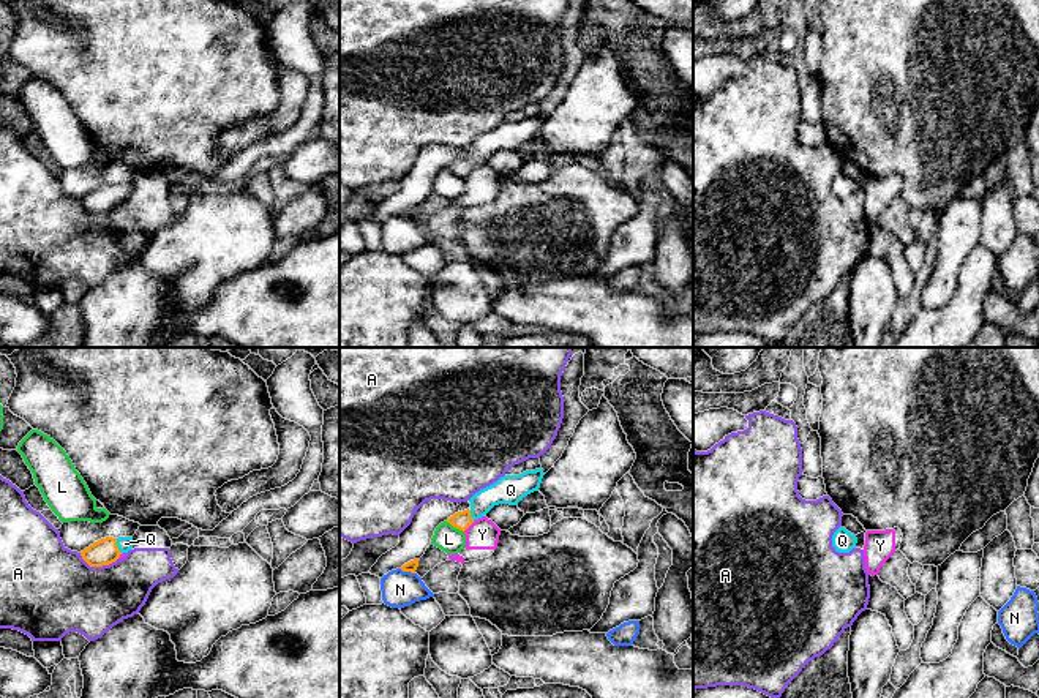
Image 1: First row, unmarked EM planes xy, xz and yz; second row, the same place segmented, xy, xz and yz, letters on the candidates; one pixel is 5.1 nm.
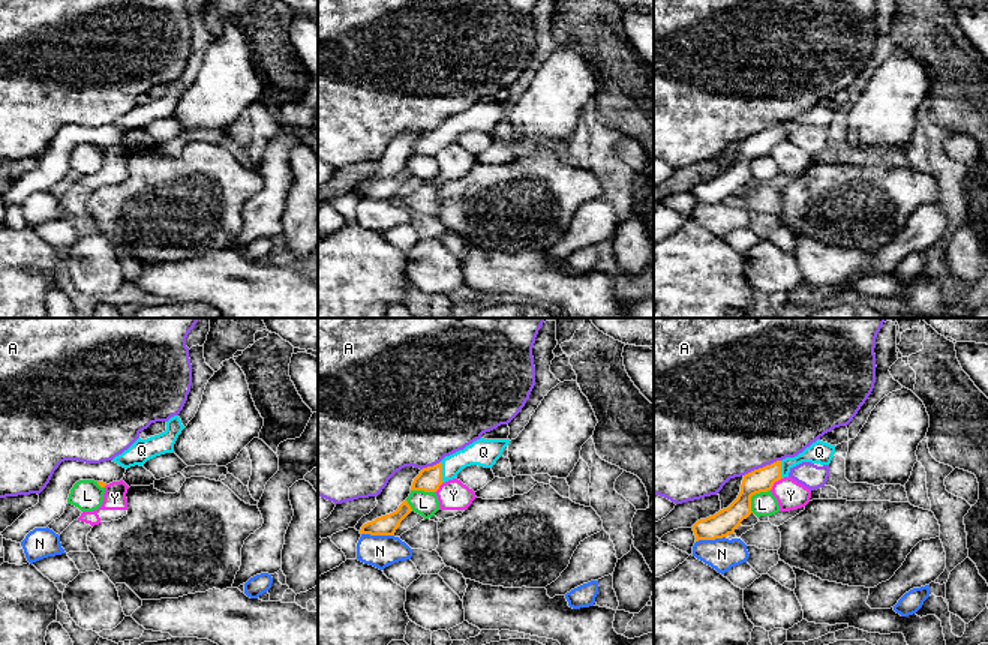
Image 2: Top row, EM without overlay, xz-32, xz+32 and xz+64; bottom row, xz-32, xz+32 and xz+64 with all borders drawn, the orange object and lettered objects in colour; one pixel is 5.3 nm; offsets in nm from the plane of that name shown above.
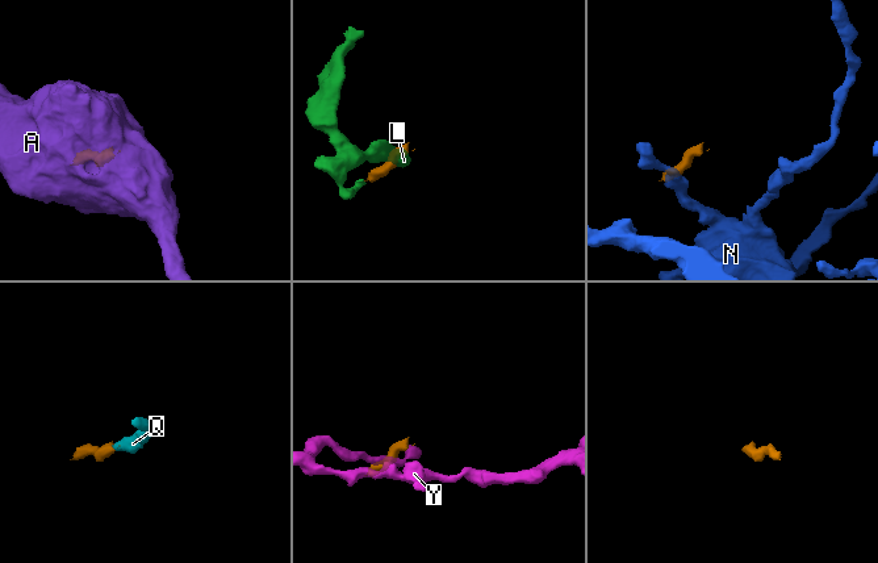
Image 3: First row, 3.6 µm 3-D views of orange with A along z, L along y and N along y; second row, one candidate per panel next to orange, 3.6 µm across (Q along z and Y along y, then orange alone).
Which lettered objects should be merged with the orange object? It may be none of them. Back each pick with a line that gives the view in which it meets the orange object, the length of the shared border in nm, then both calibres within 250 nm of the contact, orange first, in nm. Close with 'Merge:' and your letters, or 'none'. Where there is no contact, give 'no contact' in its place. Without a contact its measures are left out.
Q: meets orange in xy; contact 90 nm long; 140 nm thick on the orange side, 80 nm on the other
Merge: Q

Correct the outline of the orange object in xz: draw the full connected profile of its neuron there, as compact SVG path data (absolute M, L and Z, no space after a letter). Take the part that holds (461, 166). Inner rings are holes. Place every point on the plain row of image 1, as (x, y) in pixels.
M542 114L526 117L520 122L504 122L493 131L475 139L469 145L471 153L450 163L447 169L464 178L475 166L485 163L494 152L516 152L524 142L538 137L543 122Z

